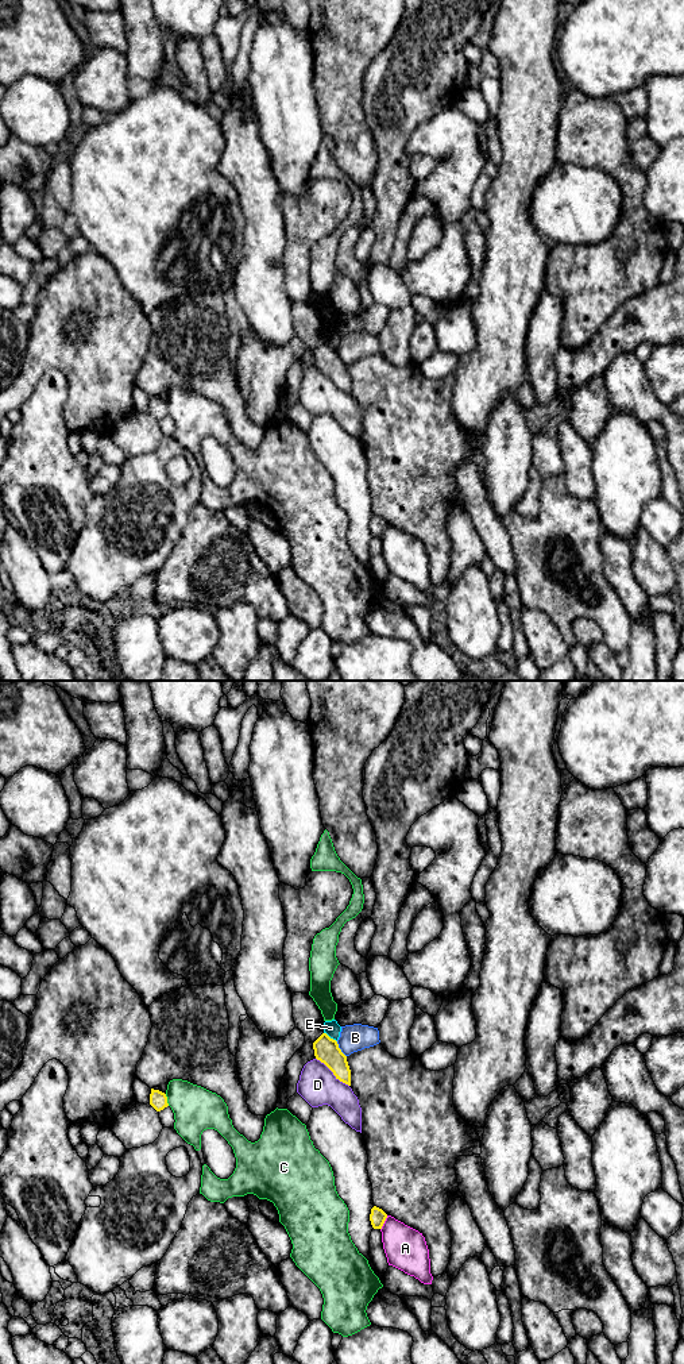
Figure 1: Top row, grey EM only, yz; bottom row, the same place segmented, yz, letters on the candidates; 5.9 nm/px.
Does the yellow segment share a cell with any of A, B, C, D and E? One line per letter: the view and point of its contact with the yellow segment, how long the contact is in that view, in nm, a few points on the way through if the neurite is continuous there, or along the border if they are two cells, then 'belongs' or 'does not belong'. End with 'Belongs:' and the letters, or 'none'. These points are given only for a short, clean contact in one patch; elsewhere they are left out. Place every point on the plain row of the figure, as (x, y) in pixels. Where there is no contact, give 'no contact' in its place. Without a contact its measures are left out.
A: contact yz (383, 531); length 100 nm; border yz (387, 524), (381, 538); does not belong
B: contact yz (340, 358); length 110 nm; border yz (336, 350), (346, 365); does not belong
C: contact yz (166, 408); length 80 nm; does not belong
D: contact yz (332, 380); length 260 nm; does not belong
E: contact yz (329, 346); length 100 nm; border yz (324, 340), (336, 350); does not belong
Belongs: none

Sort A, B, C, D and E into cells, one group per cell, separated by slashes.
A / B / C / D / E

